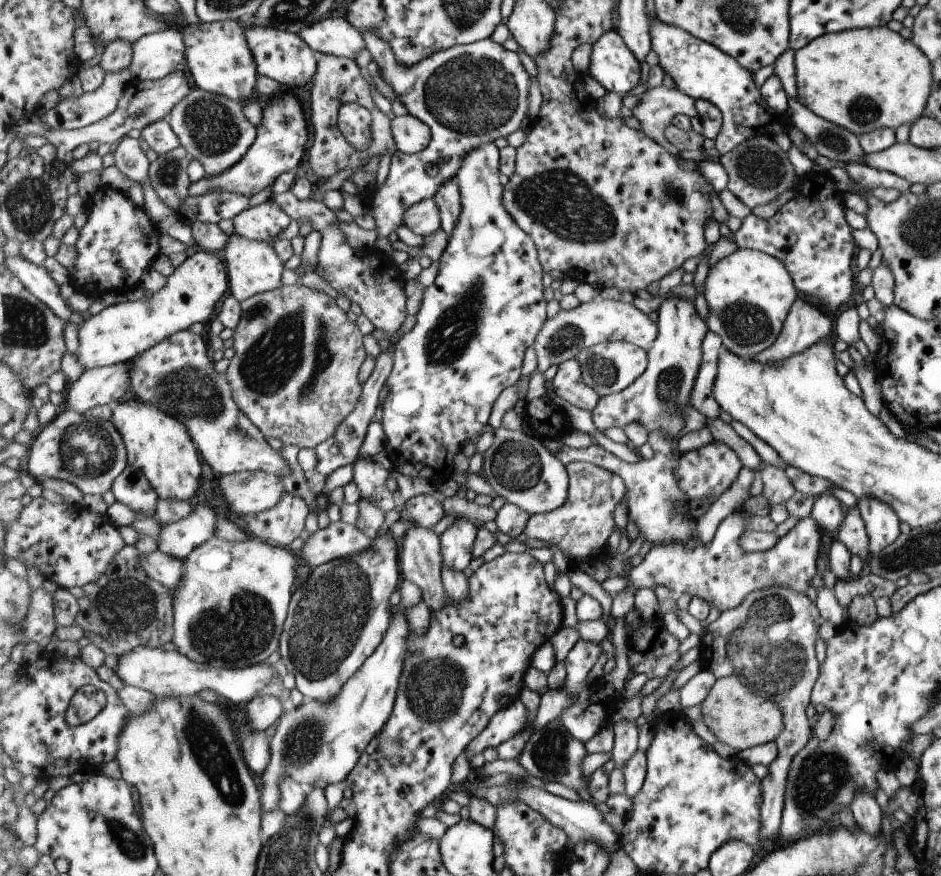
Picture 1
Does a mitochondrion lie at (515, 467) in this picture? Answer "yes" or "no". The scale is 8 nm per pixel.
yes

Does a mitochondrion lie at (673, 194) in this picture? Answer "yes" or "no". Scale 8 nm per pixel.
yes

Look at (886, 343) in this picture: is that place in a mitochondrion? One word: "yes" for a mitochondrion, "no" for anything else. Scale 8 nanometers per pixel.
no

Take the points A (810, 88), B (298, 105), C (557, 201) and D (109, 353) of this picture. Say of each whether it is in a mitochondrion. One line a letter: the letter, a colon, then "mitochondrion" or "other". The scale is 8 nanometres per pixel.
A: other
B: other
C: mitochondrion
D: other

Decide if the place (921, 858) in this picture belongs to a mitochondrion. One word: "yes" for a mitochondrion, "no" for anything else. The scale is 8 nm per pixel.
no

